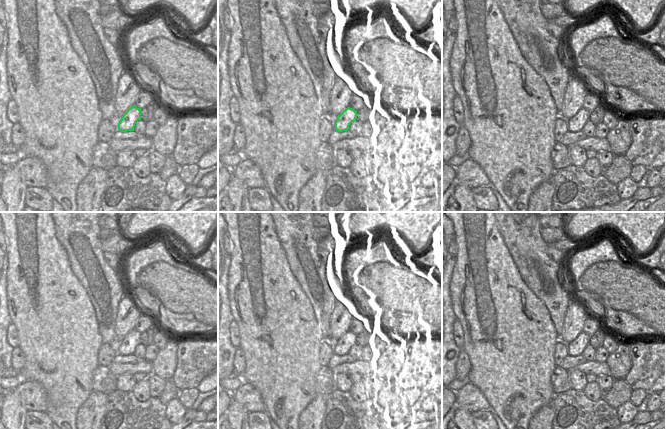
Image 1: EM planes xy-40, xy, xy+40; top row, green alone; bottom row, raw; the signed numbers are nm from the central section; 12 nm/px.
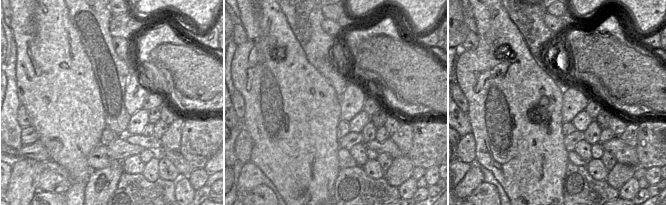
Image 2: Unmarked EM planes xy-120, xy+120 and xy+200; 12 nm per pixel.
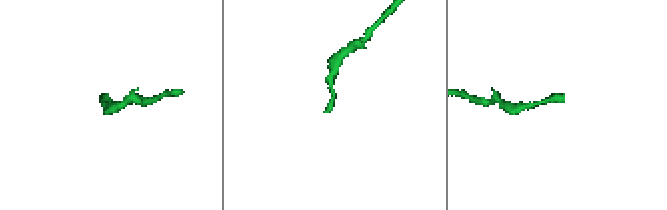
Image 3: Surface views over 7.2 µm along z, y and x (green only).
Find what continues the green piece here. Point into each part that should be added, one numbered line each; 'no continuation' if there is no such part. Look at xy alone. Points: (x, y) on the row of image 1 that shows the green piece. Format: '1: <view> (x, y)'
1: xy (355, 127)

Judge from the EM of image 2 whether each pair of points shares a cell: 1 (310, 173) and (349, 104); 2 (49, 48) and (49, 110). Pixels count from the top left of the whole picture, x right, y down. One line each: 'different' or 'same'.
1: different
2: same

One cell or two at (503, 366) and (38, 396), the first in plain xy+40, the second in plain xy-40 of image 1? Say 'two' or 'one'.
two

